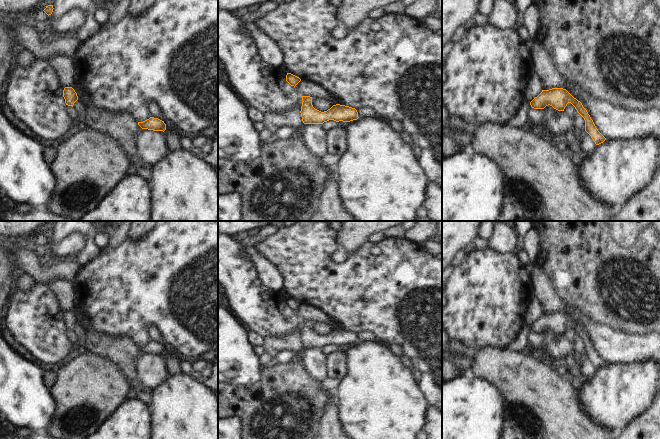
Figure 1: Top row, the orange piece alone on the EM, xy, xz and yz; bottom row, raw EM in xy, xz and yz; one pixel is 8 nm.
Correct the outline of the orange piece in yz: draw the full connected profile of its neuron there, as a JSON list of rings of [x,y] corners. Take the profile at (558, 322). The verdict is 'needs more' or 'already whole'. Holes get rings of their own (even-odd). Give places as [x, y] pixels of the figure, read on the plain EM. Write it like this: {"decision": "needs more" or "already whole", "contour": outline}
{"decision": "already whole", "contour": [[[552,312],[542,314],[542,316],[530,326],[530,329],[534,333],[544,333],[550,329],[558,335],[564,335],[568,327],[571,327],[584,342],[585,355],[591,360],[595,368],[599,369],[603,367],[606,362],[598,355],[587,334],[583,331],[582,327],[574,322],[566,313]]]}

